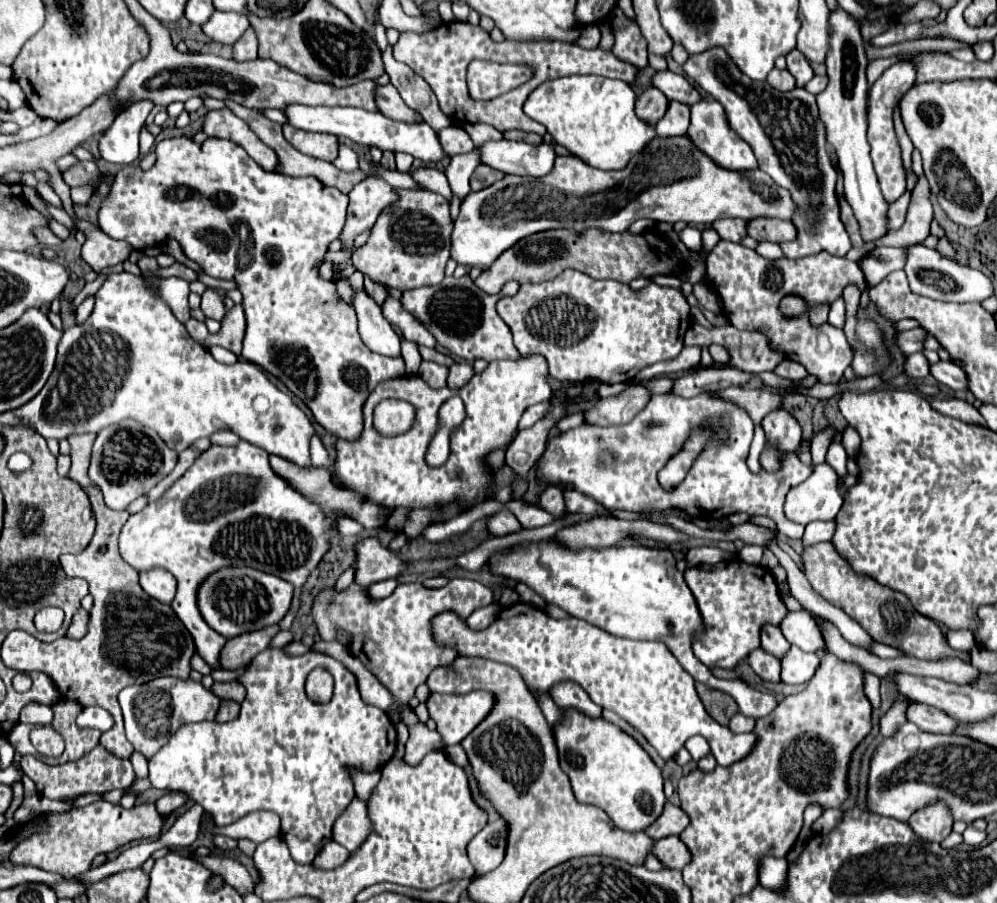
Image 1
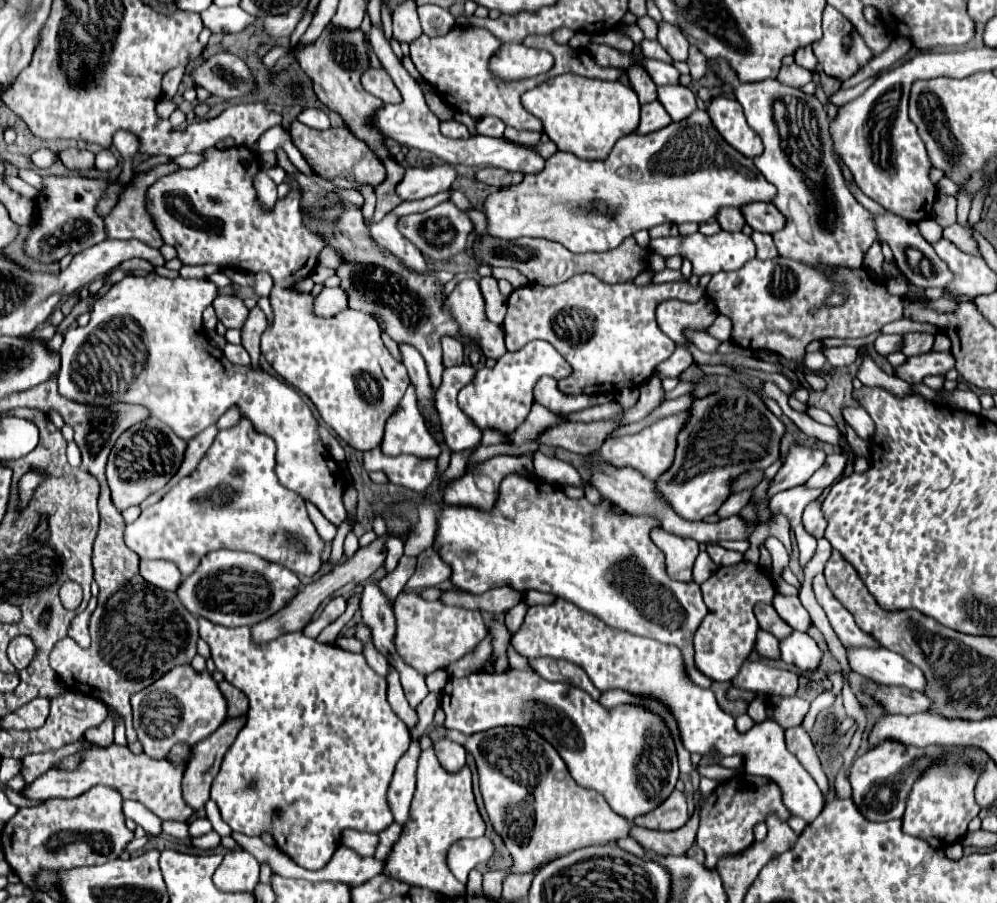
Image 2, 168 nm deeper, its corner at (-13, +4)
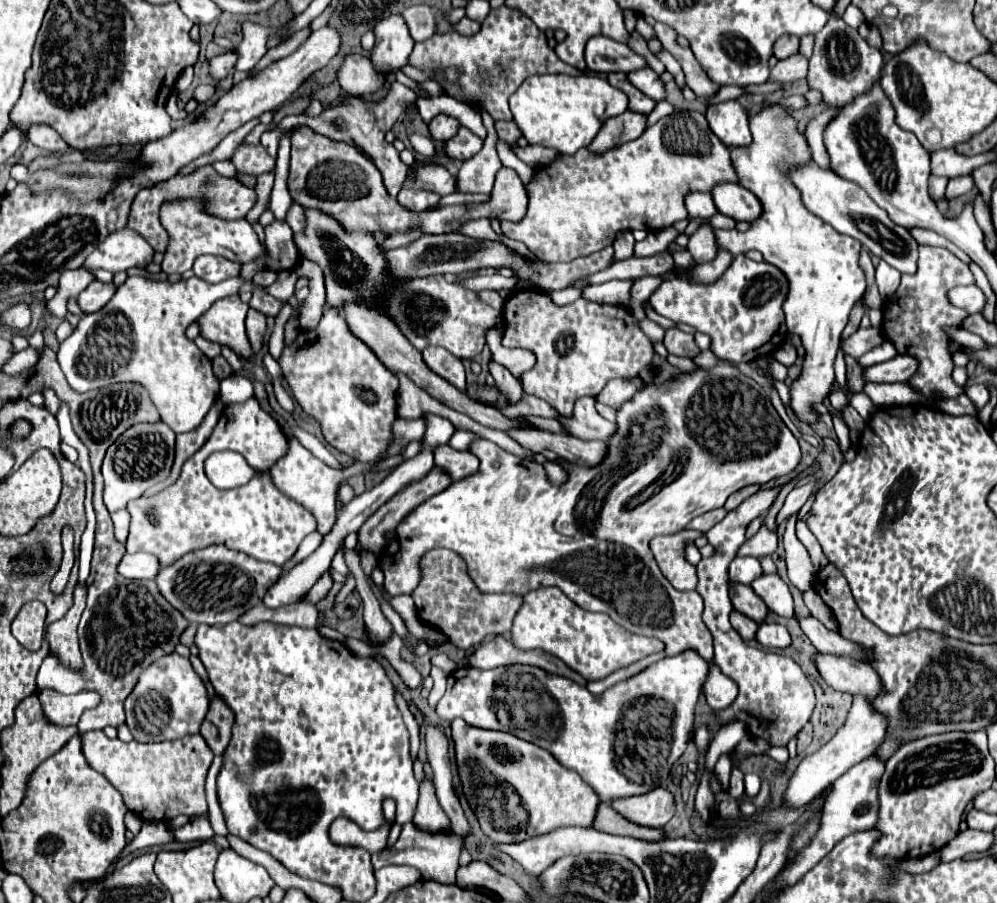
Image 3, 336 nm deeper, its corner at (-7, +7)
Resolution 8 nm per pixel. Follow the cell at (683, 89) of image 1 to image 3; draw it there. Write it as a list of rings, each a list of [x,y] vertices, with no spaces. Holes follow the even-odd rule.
[[[603,35],[591,37],[585,47],[585,63],[589,71],[613,73],[613,71],[639,71],[647,67],[647,59],[637,55],[625,43],[607,39]]]

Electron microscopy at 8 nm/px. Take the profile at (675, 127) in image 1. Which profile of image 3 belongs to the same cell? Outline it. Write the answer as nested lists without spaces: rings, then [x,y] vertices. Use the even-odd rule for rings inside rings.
[[[643,69],[643,71],[633,71],[629,75],[631,83],[645,93],[647,97],[651,97],[653,101],[665,101],[667,91],[665,91],[665,83],[661,81],[661,77],[653,71],[653,69]]]

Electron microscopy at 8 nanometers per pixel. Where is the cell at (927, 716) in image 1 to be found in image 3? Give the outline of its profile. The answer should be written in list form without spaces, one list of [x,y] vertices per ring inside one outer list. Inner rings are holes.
[[[819,653],[815,665],[825,683],[837,691],[861,695],[865,699],[875,699],[883,691],[883,679],[879,673],[865,663],[855,663],[855,659]]]

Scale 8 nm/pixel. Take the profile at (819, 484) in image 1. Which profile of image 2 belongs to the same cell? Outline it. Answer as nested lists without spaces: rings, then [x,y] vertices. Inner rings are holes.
[[[817,500],[811,502],[811,504],[805,508],[805,512],[803,512],[803,526],[805,526],[805,530],[807,530],[811,536],[815,536],[815,538],[821,538],[821,536],[823,536],[827,522],[825,522],[825,518],[823,518],[821,504],[819,504]]]

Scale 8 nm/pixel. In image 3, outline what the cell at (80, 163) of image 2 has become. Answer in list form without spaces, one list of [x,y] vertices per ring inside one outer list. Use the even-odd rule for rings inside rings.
[[[35,125],[35,127],[31,127],[29,141],[33,145],[37,145],[37,147],[49,151],[49,153],[53,153],[53,155],[63,155],[69,149],[69,145],[57,135],[57,131],[51,129],[51,127],[47,127],[47,125]]]

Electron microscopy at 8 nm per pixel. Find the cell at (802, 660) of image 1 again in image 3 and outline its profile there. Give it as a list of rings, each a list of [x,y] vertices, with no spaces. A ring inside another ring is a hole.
[[[763,623],[763,625],[759,625],[757,641],[763,647],[769,647],[769,649],[773,649],[773,647],[775,649],[785,649],[785,647],[791,645],[791,635],[789,635],[789,631],[783,625]]]

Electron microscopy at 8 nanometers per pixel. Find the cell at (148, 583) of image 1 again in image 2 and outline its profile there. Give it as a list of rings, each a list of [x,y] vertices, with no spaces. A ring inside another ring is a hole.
[[[140,558],[139,572],[149,584],[161,590],[177,590],[183,580],[177,566],[173,566],[173,562],[165,562],[163,558]]]

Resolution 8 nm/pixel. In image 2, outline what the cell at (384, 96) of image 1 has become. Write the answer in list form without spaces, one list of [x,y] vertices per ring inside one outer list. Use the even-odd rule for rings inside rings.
[[[369,68],[369,70],[365,70],[361,74],[361,84],[363,84],[363,88],[369,94],[377,96],[385,104],[401,102],[401,94],[399,94],[397,86],[393,84],[393,80],[389,78],[389,74],[383,68]]]

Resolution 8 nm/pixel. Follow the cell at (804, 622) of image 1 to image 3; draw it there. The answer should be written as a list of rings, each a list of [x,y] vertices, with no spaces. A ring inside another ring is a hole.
[[[763,573],[751,583],[751,587],[773,613],[781,617],[793,617],[793,597],[789,593],[789,587],[779,579],[777,573]]]

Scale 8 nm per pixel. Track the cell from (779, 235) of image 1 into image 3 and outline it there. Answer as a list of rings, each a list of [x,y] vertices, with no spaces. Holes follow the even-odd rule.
[[[719,185],[711,195],[717,209],[735,221],[753,223],[759,215],[763,215],[763,205],[759,199],[741,185]]]

